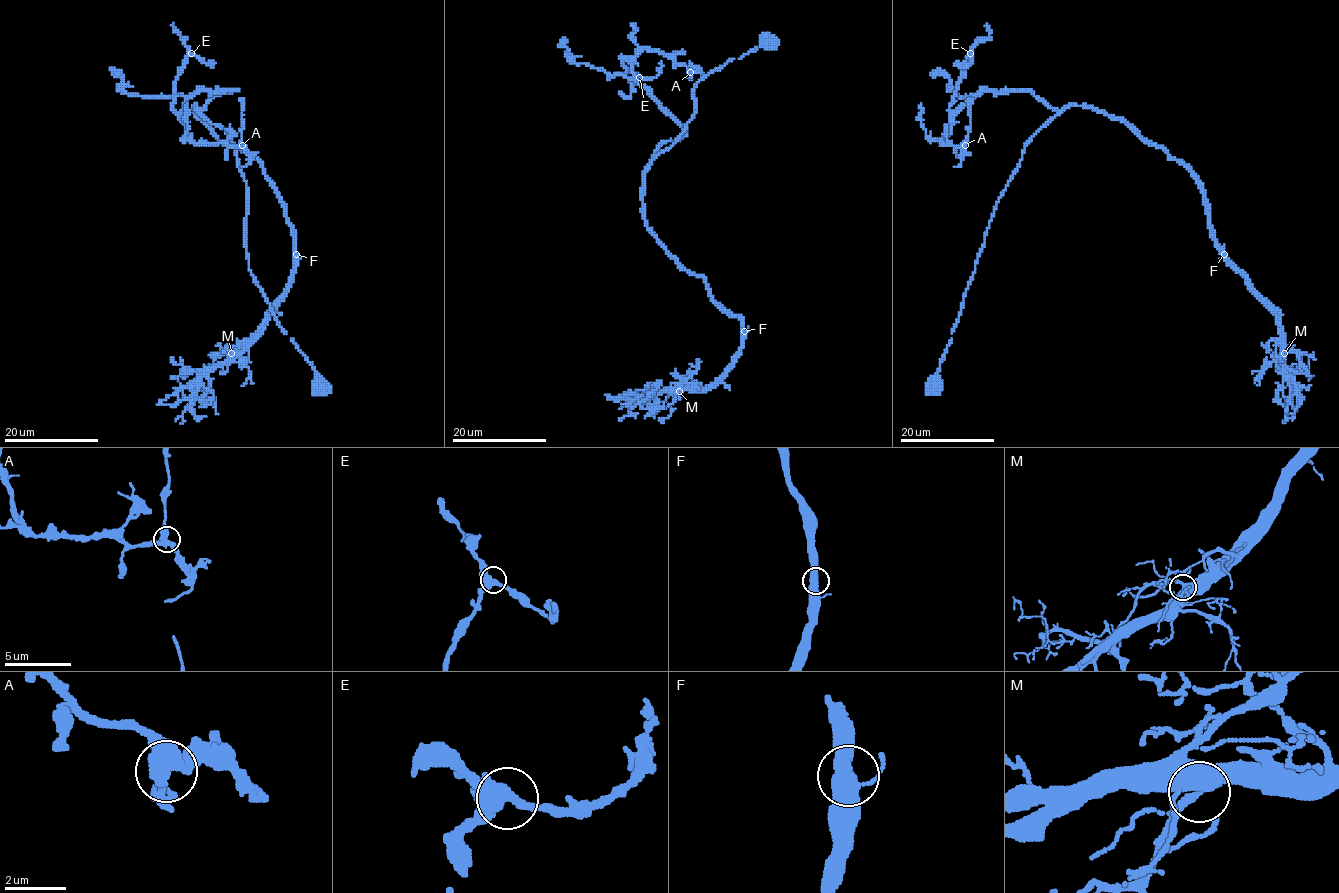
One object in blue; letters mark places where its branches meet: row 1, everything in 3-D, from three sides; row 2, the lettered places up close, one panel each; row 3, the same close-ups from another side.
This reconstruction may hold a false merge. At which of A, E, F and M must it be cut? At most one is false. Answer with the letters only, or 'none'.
none

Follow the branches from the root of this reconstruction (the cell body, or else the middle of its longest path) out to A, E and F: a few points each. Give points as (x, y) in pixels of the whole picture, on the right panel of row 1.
A: (932, 386), (996, 204), (1025, 144), (1058, 113), (1024, 90), (980, 91), (953, 117), (943, 142), (965, 145)
E: (932, 386), (996, 204), (1025, 144), (1058, 113), (1024, 90), (980, 91), (951, 112), (970, 53)
F: (932, 386), (996, 204), (1024, 146), (1070, 106), (1120, 117), (1179, 160), (1203, 193), (1214, 243), (1223, 254)

